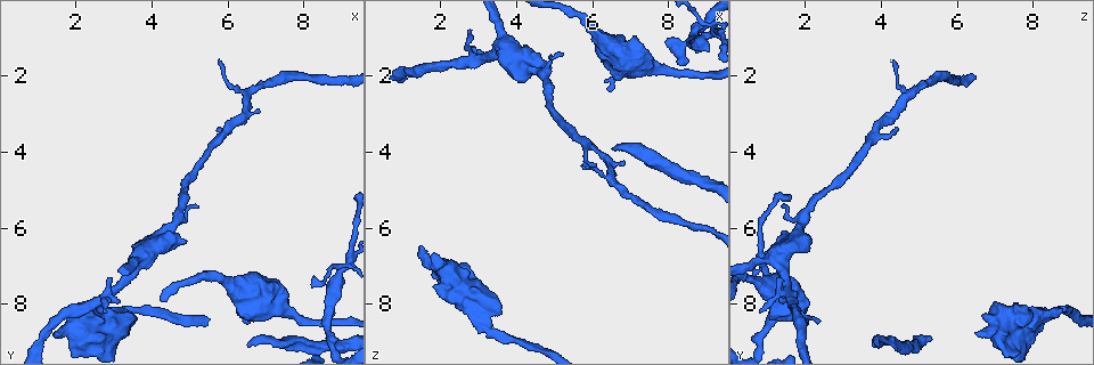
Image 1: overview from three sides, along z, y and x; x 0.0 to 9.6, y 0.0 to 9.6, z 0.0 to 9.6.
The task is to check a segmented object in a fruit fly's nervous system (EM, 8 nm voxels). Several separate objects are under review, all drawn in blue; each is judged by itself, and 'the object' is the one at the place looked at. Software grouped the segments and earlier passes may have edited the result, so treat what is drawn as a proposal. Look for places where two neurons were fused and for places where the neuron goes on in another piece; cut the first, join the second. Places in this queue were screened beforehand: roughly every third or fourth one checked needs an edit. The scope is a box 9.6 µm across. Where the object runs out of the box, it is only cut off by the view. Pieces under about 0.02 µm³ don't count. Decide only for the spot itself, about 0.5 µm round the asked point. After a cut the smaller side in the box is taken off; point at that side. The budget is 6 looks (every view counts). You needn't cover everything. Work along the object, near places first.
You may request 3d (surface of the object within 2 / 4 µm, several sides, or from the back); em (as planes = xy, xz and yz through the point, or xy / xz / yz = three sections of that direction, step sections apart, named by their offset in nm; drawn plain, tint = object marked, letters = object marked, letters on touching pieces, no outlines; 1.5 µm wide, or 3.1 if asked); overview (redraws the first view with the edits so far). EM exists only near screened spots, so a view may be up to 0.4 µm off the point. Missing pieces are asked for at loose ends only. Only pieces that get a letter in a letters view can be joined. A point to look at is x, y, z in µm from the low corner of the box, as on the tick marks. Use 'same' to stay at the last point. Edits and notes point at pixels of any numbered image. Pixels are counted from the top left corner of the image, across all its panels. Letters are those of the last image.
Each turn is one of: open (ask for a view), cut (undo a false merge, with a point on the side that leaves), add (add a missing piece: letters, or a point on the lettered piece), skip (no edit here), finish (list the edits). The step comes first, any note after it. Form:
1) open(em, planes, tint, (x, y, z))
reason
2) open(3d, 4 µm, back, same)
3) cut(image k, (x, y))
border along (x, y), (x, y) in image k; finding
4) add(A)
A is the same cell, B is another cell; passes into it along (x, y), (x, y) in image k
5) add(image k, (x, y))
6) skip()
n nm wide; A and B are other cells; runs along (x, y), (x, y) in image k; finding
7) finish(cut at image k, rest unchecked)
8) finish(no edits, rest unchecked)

open(3d, 4 µm, (1.50, 8.70, 6.50))
free end

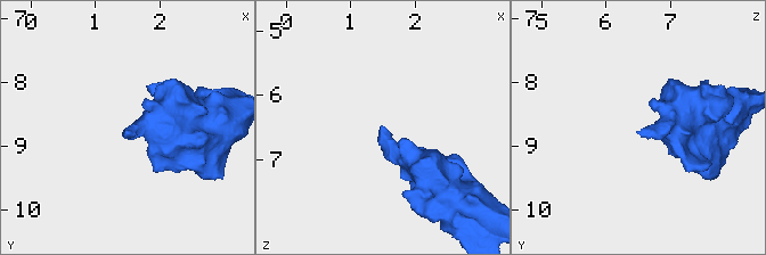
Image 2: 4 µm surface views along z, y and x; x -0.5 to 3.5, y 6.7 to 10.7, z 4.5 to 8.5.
open(em, xy, step 8, tint, (1.50, 8.80, 6.50))
shape alone is not enough

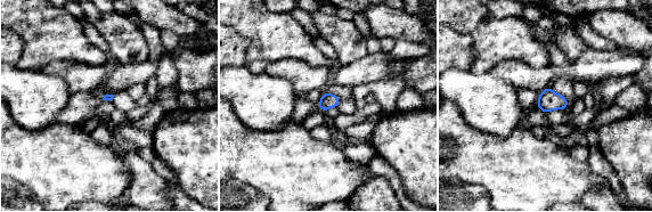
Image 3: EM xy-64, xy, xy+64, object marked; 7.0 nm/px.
open(em, planes, letters, same)
another direction

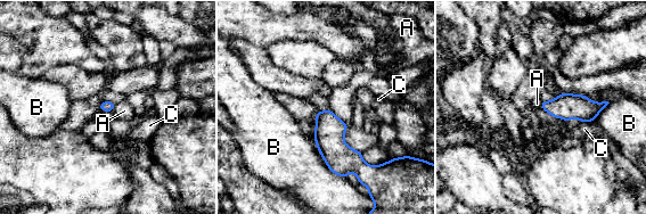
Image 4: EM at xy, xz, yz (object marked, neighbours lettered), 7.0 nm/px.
skip()
A, B and C are other cells; no lettered piece goes on from it

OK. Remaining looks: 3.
open(em, planes, letters, (5.15, 5.45, 1.35))
branch stops here

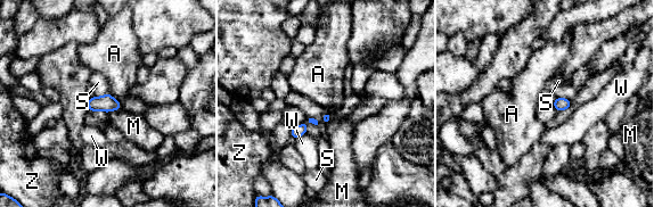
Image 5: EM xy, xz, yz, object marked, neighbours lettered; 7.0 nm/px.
skip()
A, M, S, W and Z are other cells; border along (108, 91), (117, 101) in image 5; no lettered piece goes on from it

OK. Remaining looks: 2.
open(3d, 2 µm, (6.50, 8.45, 2.40))
thin end

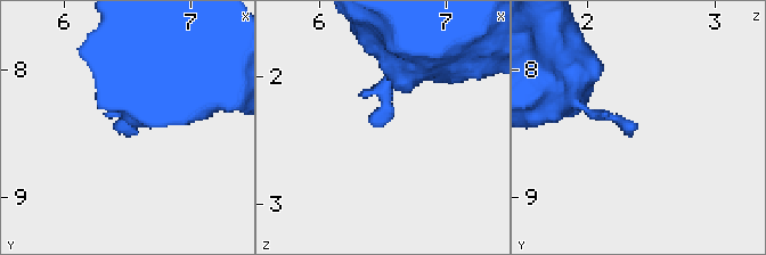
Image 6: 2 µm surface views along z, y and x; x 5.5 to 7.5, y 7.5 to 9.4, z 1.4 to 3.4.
open(em, planes, letters, (6.46, 8.46, 2.36))

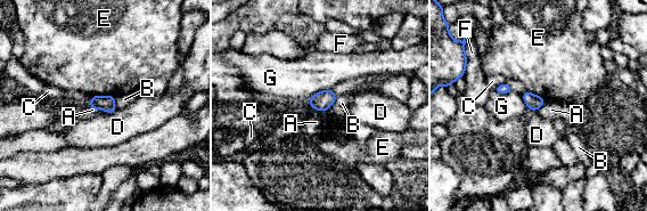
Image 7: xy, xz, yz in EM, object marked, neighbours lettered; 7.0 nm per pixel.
skip()
G touches over 190 nm; A, B, C, D, E, F and G are other cells; border along (313, 108), (326, 112) in image 7; none of them fits

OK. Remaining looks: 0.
finish(no edits, rest unchecked)

